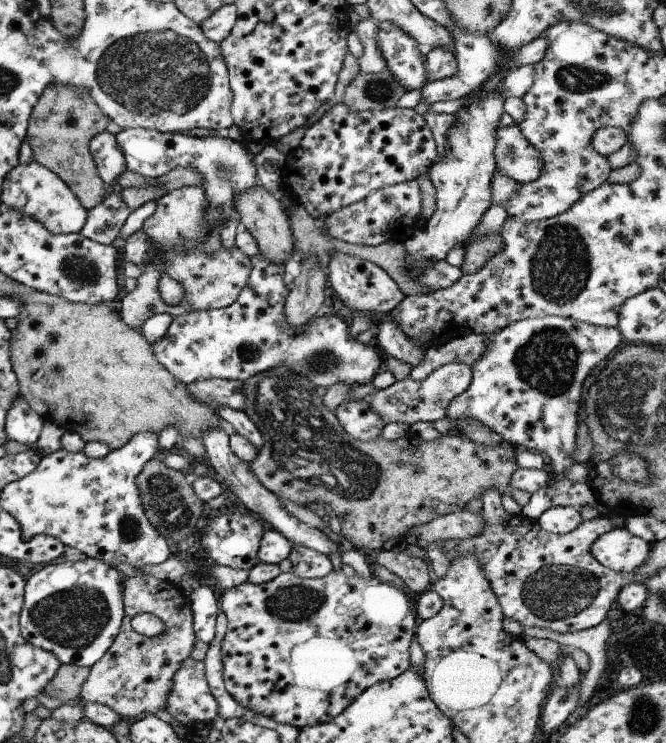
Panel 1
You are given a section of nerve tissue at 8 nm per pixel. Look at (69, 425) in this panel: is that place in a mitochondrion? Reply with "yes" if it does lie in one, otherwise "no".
no

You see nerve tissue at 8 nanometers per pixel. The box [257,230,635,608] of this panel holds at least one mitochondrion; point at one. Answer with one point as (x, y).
(547, 360)

